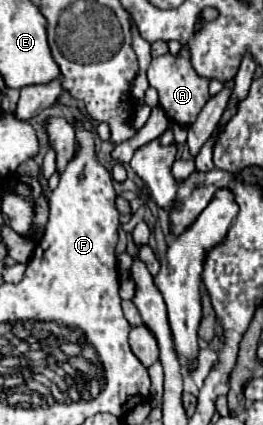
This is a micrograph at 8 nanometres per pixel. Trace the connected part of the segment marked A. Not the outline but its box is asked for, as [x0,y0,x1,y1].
[148,50,210,126]

